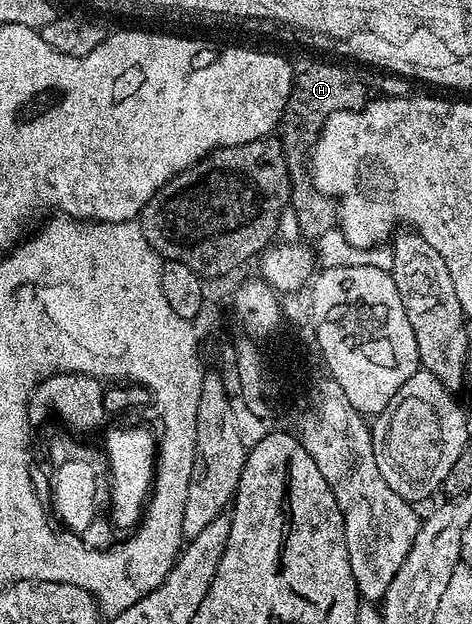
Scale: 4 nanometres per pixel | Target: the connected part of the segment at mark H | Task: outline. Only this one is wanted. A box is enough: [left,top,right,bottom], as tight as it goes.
[279,65,367,239]

